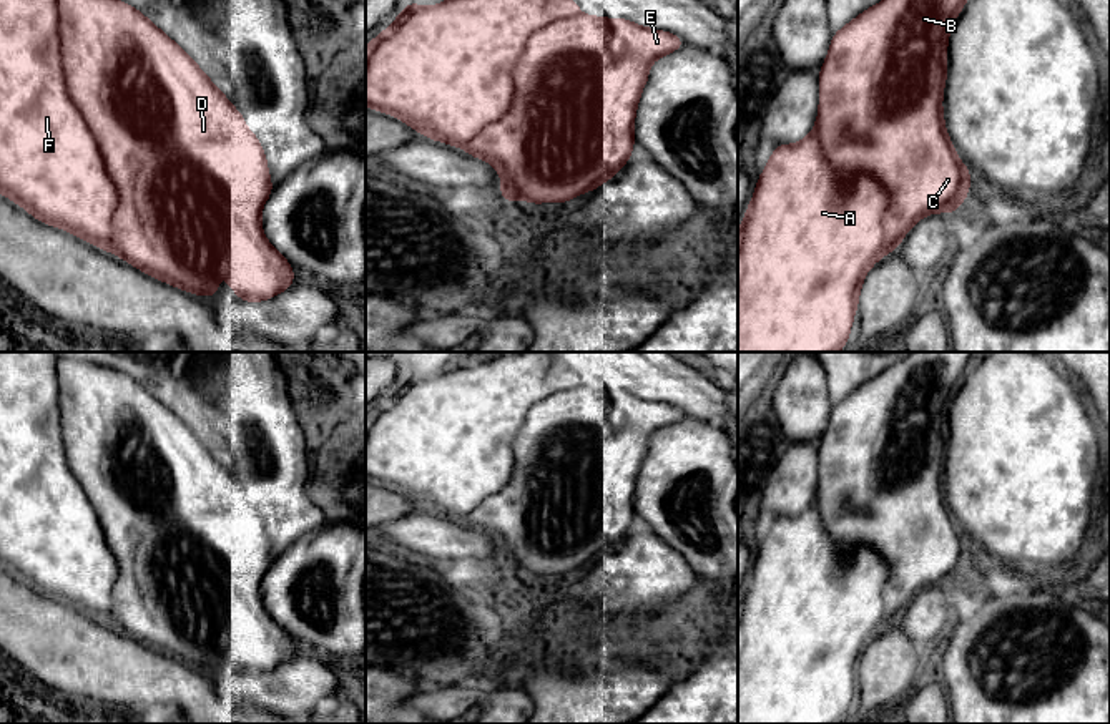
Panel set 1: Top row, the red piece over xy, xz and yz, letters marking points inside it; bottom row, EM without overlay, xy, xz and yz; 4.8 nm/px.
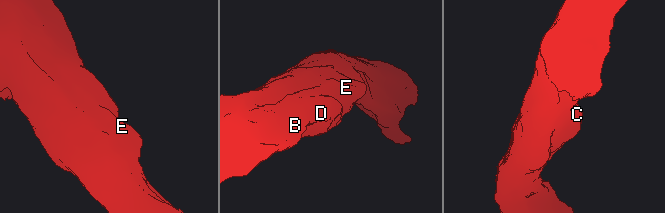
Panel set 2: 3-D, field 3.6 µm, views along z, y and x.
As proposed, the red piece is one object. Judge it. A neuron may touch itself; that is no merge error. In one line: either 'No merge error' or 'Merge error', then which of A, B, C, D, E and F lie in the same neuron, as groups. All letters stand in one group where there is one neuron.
No merge error. Groups: A B C D E F

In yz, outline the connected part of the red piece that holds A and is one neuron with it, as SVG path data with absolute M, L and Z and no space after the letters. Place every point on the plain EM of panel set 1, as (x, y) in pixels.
M911 352L877 377L864 382L832 407L819 442L819 483L814 501L799 515L778 516L758 550L753 571L738 601L738 724L839 724L847 711L867 643L901 616L909 601L932 585L952 586L969 566L970 545L959 531L944 497L942 467L947 450L947 412L970 369L972 352Z

